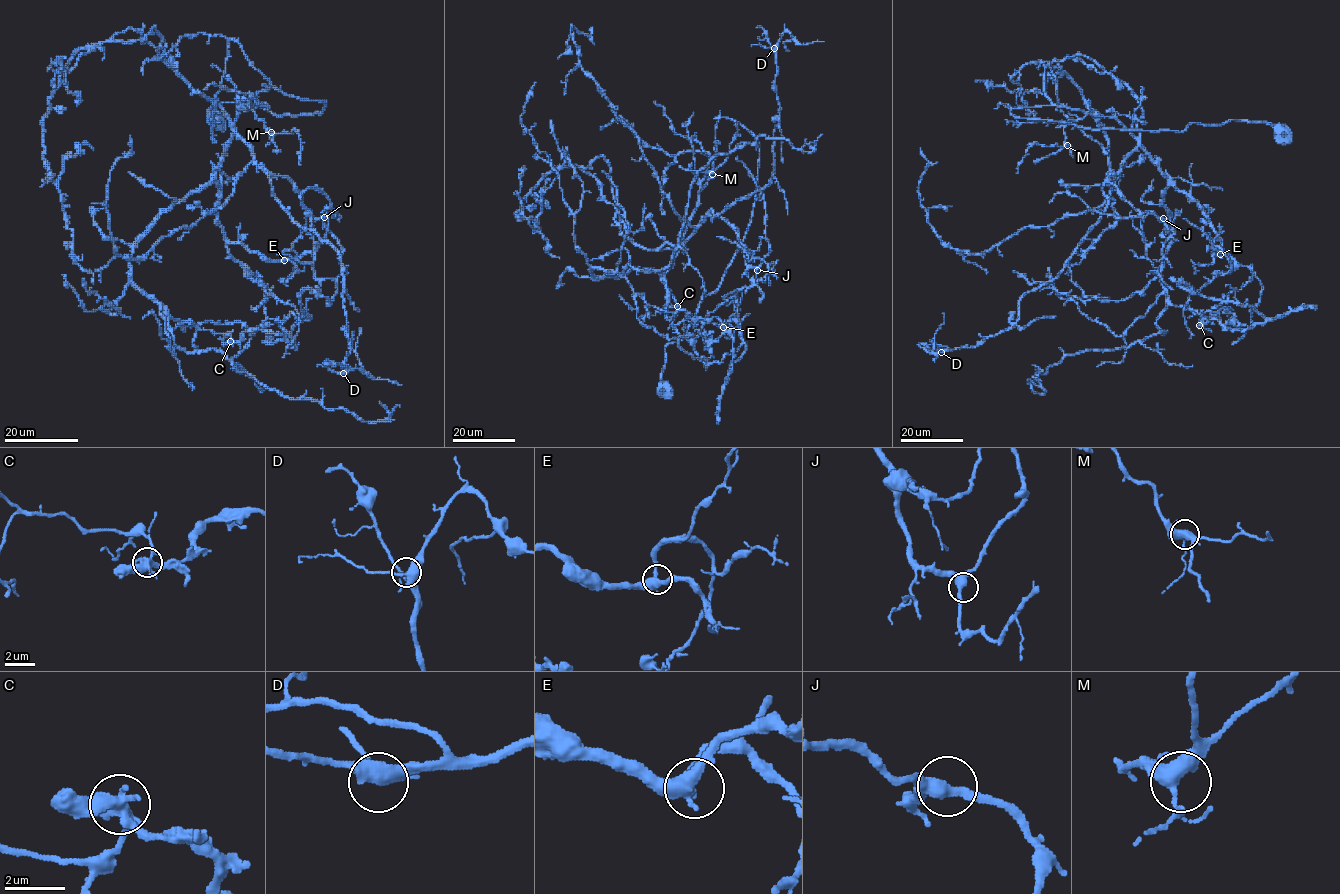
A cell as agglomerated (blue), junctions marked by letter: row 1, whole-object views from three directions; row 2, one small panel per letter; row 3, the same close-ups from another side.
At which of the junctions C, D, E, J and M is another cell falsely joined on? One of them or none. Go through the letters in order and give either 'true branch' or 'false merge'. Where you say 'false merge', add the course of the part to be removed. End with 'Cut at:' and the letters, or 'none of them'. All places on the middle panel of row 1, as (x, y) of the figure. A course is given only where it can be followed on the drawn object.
C: false merge; foreign part runs (677, 306), (690, 318), (716, 317), (731, 336), (728, 373), (745, 350), (737, 293), (756, 285), (759, 302)
D: true branch
E: true branch
J: true branch
M: true branch
Cut at: C

